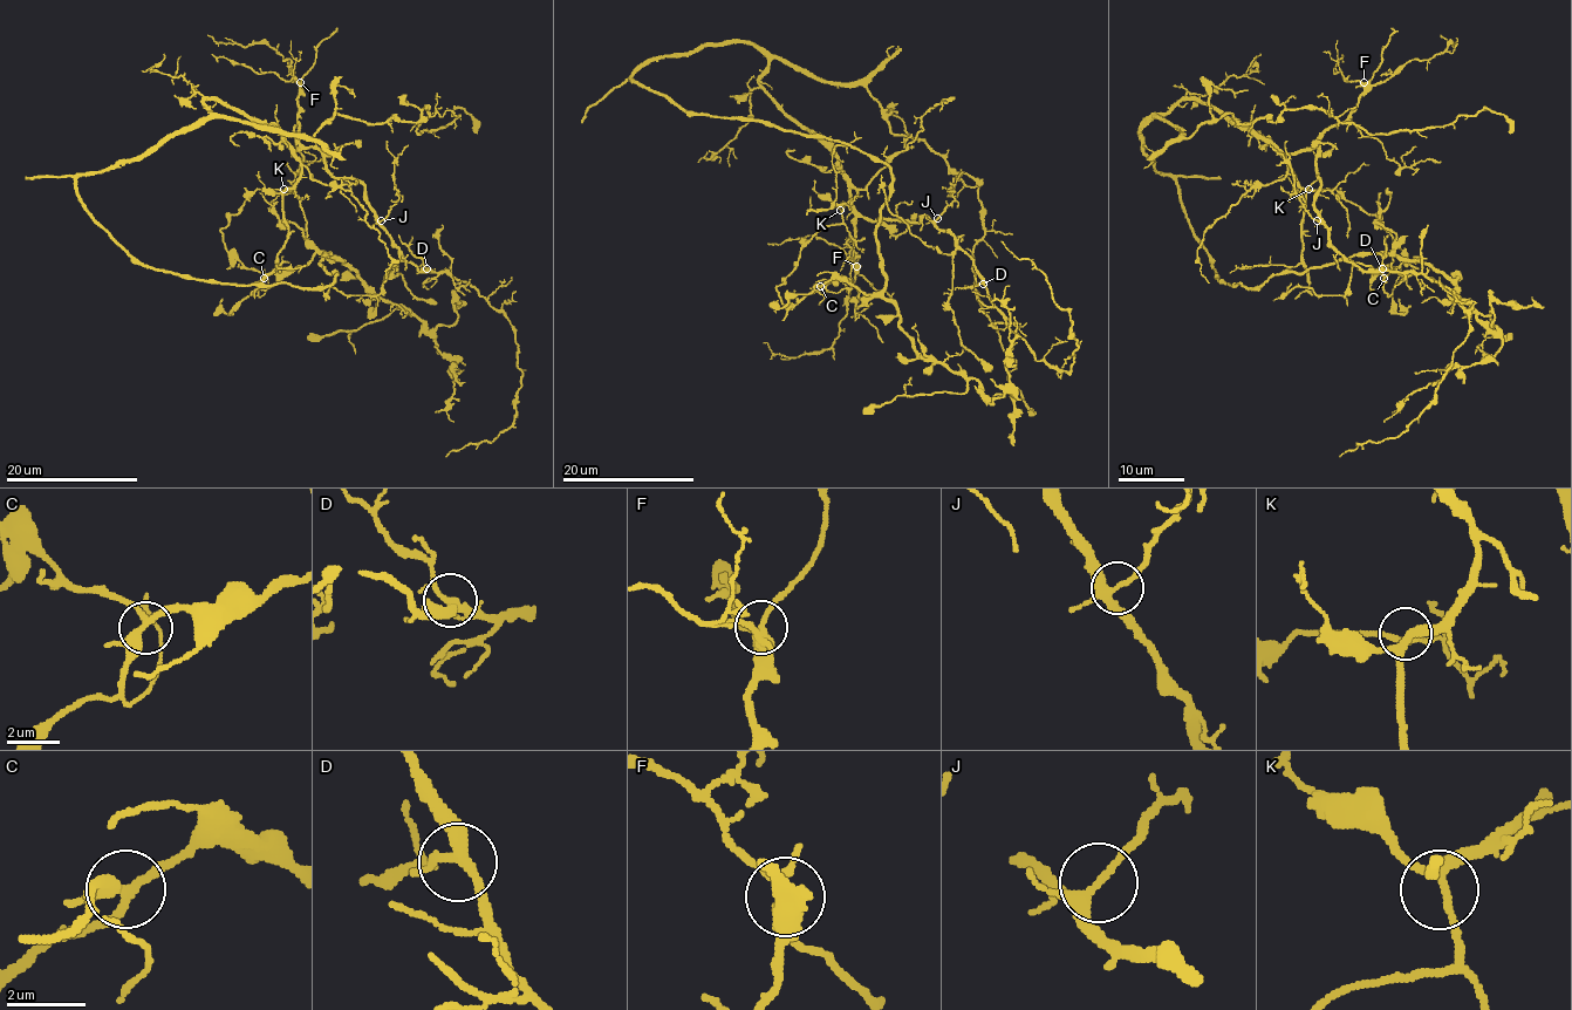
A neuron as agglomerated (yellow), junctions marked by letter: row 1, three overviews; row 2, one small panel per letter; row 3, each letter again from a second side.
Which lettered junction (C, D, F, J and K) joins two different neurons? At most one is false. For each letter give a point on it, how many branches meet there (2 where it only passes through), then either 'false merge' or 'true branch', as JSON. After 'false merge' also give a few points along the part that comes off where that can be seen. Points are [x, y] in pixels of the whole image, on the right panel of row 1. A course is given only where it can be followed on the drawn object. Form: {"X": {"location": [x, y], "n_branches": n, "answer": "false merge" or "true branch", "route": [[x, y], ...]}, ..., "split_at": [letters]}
{"C": {"location": [1383, 278], "n_branches": 4, "answer": "true branch"}, "D": {"location": [1382, 268], "n_branches": 4, "answer": "true branch"}, "F": {"location": [1364, 82], "n_branches": 4, "answer": "true branch"}, "J": {"location": [1317, 220], "n_branches": 4, "answer": "true branch"}, "K": {"location": [1309, 189], "n_branches": 4, "answer": "true branch"}, "split_at": []}

